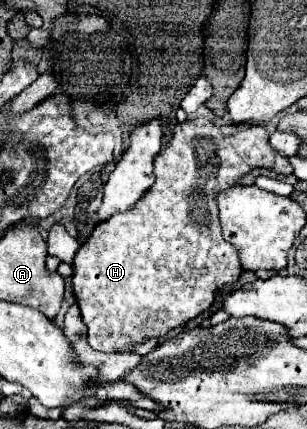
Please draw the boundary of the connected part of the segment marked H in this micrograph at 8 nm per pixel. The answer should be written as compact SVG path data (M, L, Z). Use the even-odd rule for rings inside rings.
M193 118L175 126L173 140L167 148L161 148L153 160L153 188L149 188L149 192L129 212L113 214L109 220L97 224L73 260L73 292L77 296L83 322L89 328L91 348L113 352L127 350L143 338L165 338L169 330L205 312L215 300L215 290L239 278L241 264L237 250L221 236L215 196L217 192L235 186L237 178L253 168L269 168L279 174L291 174L287 156L277 154L269 146L269 134L263 126L253 124L233 136L223 136L221 130L207 118Z

